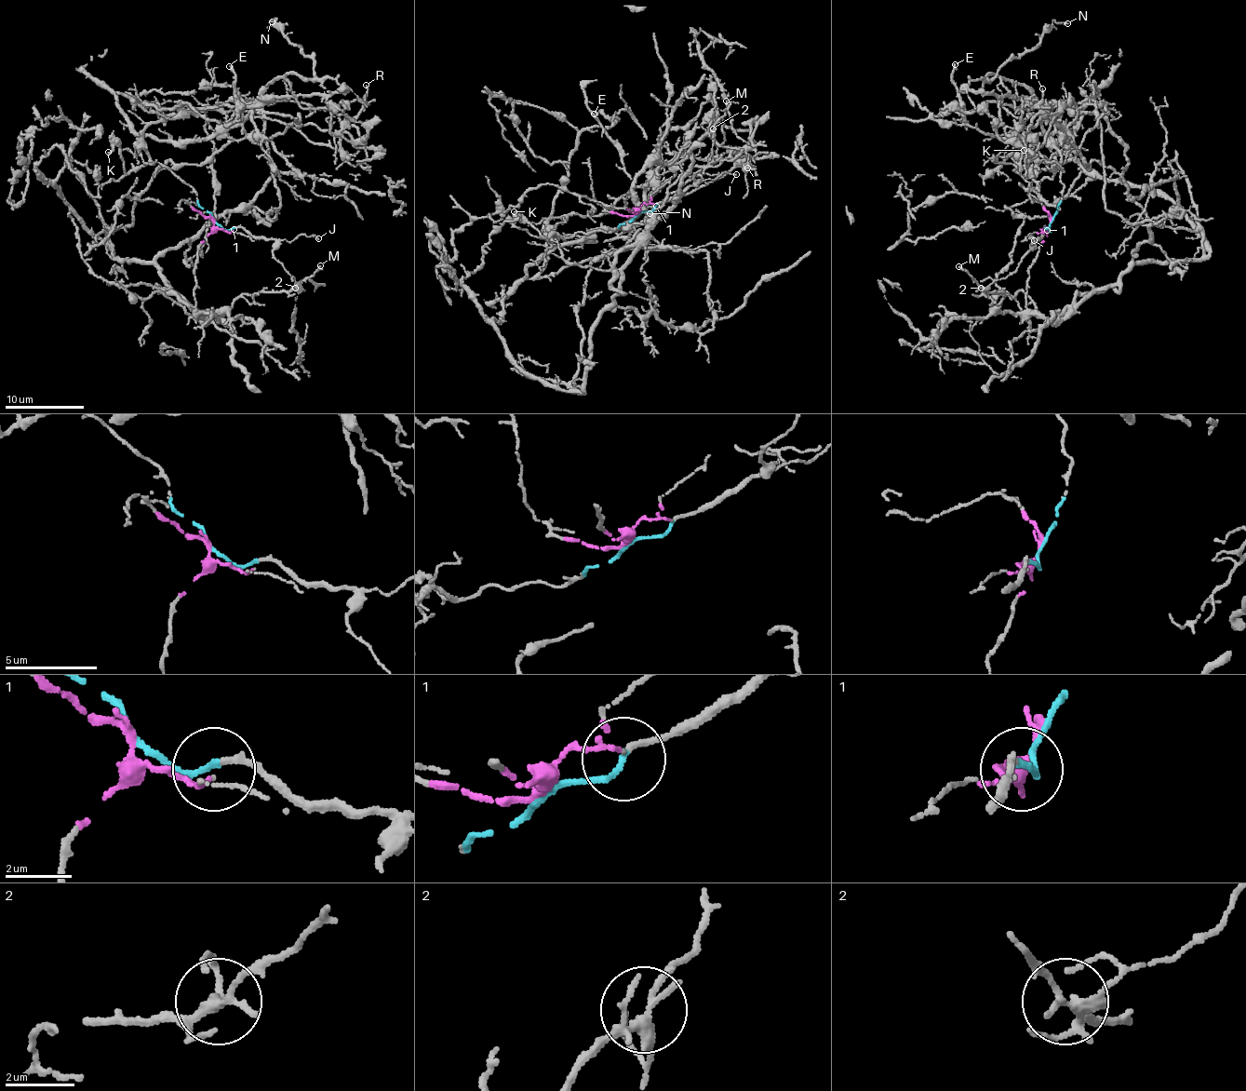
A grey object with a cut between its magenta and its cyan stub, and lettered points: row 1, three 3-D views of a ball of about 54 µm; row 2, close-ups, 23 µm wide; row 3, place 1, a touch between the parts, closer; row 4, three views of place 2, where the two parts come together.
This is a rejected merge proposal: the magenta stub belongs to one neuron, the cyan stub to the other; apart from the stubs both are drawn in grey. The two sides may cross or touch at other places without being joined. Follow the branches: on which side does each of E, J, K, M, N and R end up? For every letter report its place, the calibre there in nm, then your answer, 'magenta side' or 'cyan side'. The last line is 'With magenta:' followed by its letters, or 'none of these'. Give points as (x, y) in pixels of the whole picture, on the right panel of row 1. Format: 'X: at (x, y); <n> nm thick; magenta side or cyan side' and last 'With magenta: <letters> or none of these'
E: at (955, 64); 240 nm thick; cyan side
J: at (1034, 240); 140 nm thick; cyan side
K: at (1024, 150); 140 nm thick; cyan side
M: at (958, 266); 190 nm thick; magenta side
N: at (1067, 23); 130 nm thick; cyan side
R: at (1042, 88); 130 nm thick; cyan side
With magenta: M

